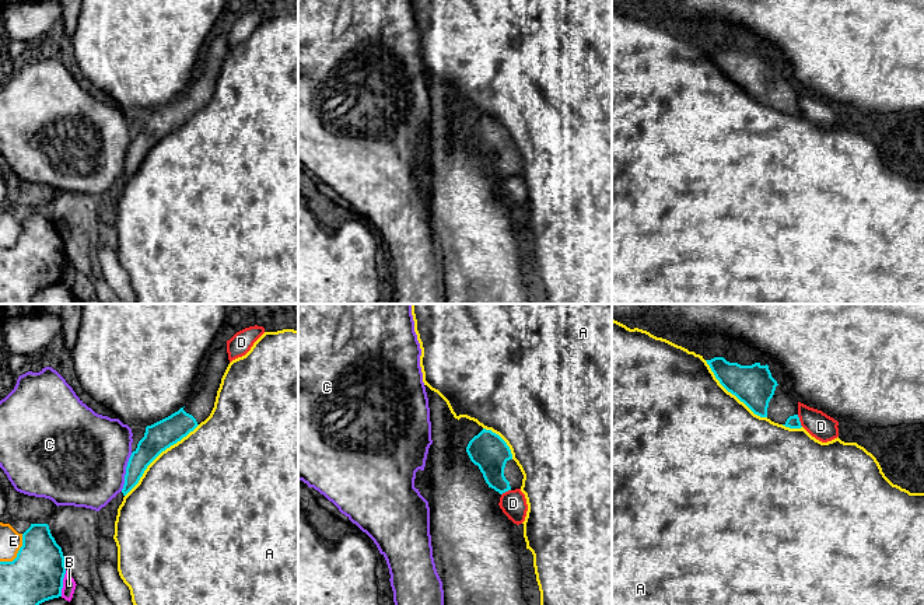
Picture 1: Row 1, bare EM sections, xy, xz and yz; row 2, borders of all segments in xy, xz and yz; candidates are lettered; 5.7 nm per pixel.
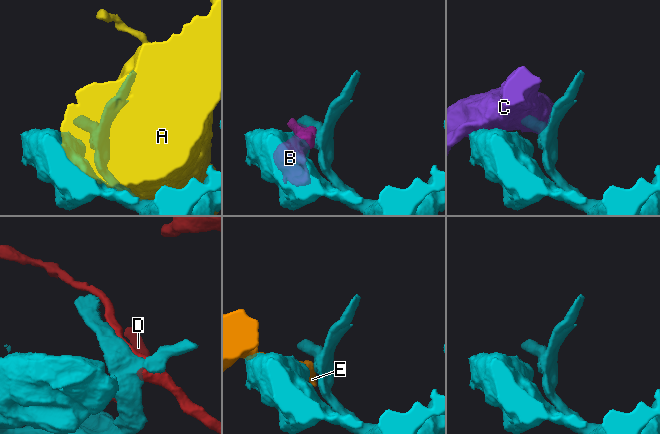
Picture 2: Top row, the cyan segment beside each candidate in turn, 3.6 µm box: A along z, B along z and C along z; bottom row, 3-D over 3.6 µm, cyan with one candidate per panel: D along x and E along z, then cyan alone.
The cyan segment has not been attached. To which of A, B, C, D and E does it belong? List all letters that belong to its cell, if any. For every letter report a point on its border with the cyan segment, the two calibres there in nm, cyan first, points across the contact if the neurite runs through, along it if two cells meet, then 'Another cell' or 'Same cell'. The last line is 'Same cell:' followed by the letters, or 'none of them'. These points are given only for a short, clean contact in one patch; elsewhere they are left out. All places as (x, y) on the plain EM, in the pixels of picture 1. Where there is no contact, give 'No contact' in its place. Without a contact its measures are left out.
A: Touches cyan at xy (158, 140). Thickness 160 nm (cyan) against 500 nm. Another cell
B: Touches cyan at xy (62, 269). Thickness 300 nm (cyan) against 80 nm. Another cell
C: Touches cyan at xy (126, 158). Thickness 150 nm (cyan) against 480 nm. Another cell
D: Touches cyan at yz (798, 107). Thickness 80 nm (cyan) against 150 nm. Another cell
E: Touches cyan at xy (17, 240). Thickness 300 nm (cyan) against 130 nm. Another cell
Same cell: none of them

